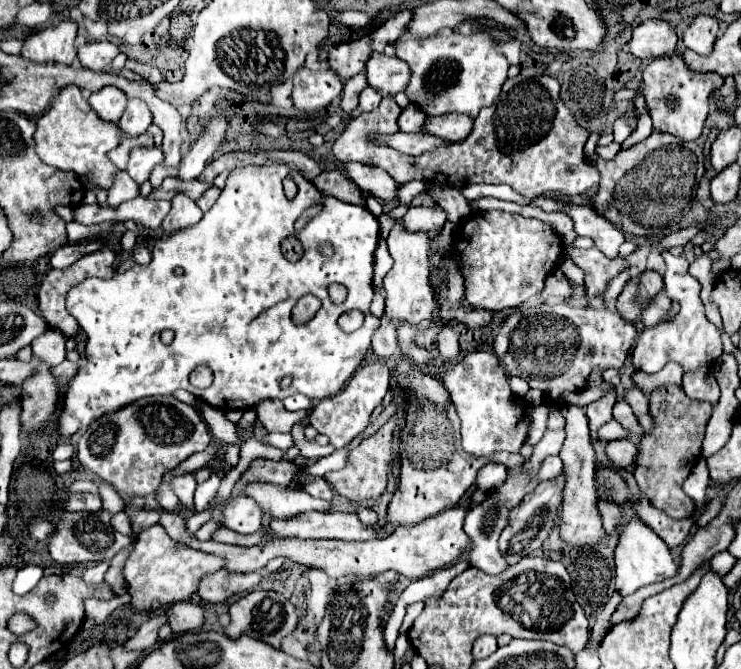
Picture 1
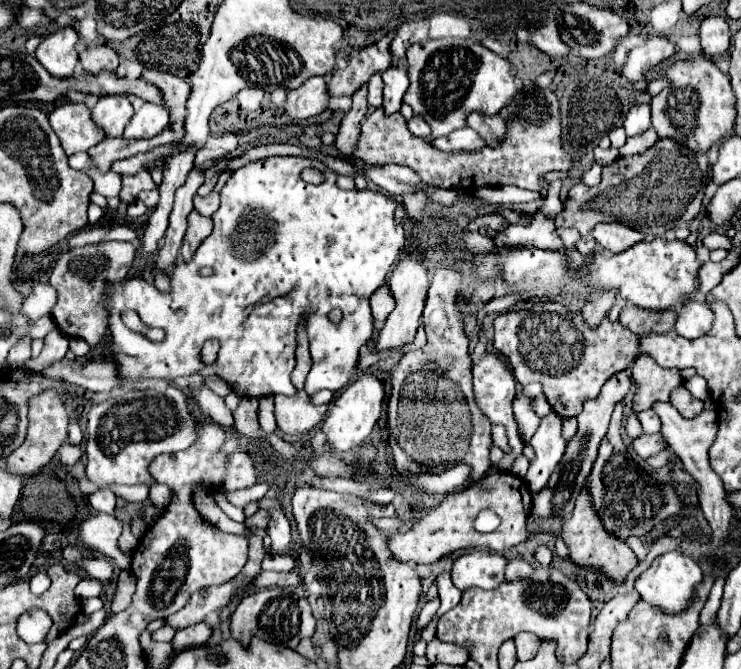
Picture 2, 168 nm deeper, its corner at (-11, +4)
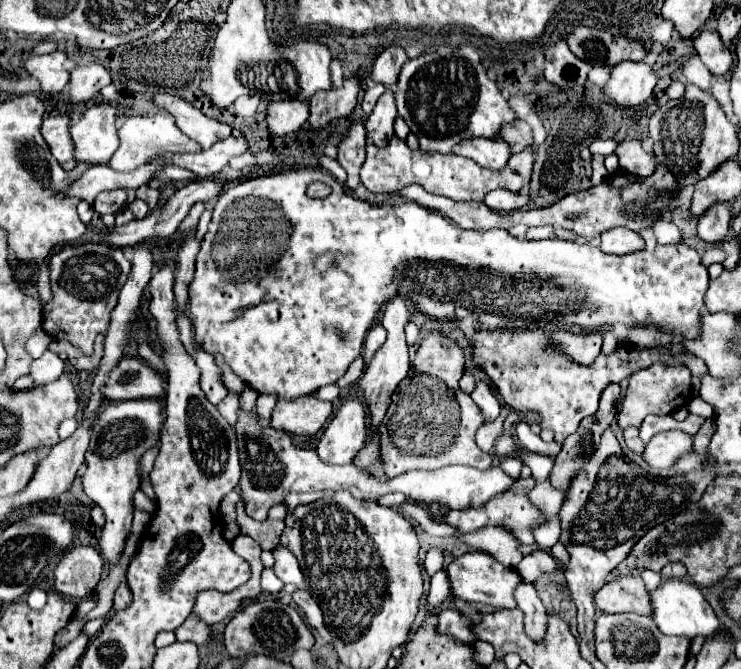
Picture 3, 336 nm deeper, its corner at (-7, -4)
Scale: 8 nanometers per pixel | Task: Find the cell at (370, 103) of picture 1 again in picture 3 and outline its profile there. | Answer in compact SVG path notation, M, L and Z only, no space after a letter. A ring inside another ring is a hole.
M370 84L370 88L366 90L366 94L364 94L364 102L362 102L362 110L366 112L366 114L370 114L372 110L374 110L374 106L376 106L376 102L378 102L378 98L384 94L384 86L382 84Z

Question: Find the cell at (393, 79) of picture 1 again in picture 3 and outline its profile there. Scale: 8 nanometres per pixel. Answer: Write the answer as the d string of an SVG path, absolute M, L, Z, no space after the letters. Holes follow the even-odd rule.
M384 92L384 96L378 100L376 108L366 120L366 134L376 146L388 144L388 140L394 136L394 120L396 120L396 104L394 94Z

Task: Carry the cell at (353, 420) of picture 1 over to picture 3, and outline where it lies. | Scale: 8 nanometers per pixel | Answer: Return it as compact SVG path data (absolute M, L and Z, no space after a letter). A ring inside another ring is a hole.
M358 400L344 402L338 414L328 422L320 442L318 456L326 464L350 464L366 442L366 414Z

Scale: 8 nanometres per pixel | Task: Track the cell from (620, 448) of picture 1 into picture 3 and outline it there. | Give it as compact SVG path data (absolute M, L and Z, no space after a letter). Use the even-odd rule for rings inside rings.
M668 430L668 432L656 434L648 442L642 456L652 468L664 470L664 468L670 468L678 458L682 458L690 452L694 452L692 436L686 432L680 432L680 430Z

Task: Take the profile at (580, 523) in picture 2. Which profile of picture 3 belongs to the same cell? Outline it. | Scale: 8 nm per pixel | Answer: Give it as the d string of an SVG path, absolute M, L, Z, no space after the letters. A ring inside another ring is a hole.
M624 576L608 582L602 586L596 596L596 606L602 612L616 614L616 612L636 612L642 616L652 616L650 594L644 588L640 576Z

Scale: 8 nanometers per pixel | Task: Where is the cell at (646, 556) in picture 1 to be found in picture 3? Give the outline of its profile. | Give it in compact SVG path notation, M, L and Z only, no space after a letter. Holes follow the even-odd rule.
M664 580L656 592L650 594L652 606L654 606L654 620L662 634L672 634L672 636L686 636L690 642L696 636L712 638L724 630L720 620L716 618L712 606L704 600L702 592L686 582L686 580Z

